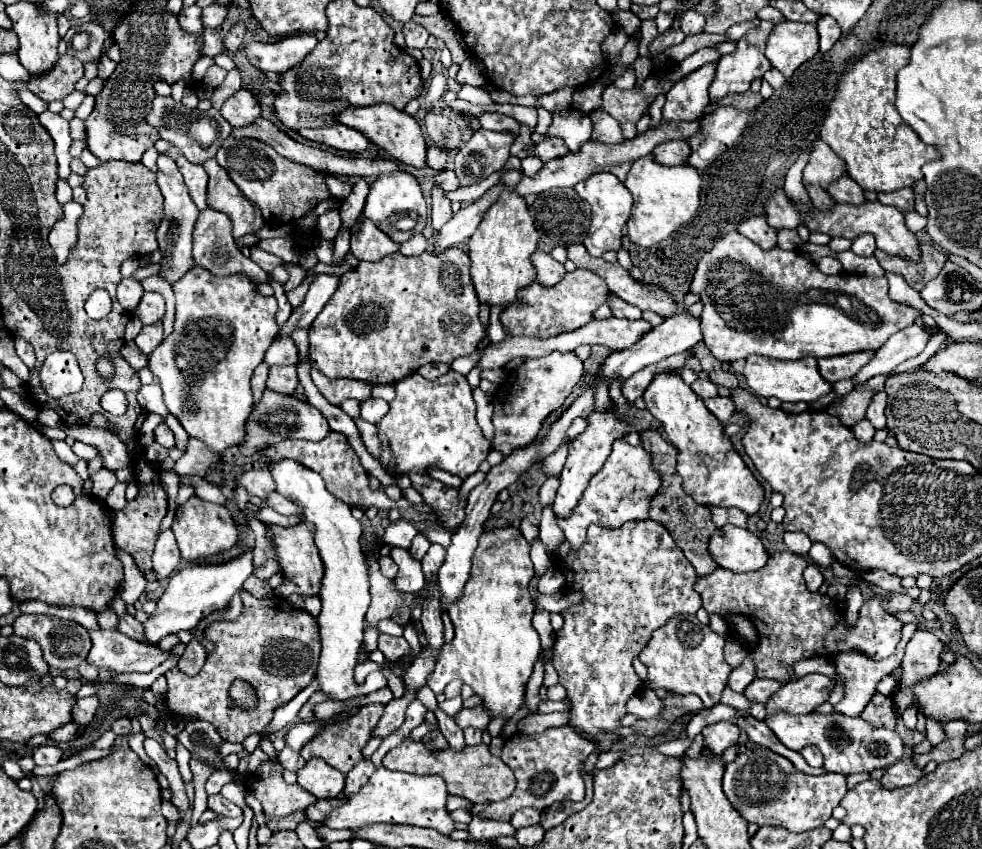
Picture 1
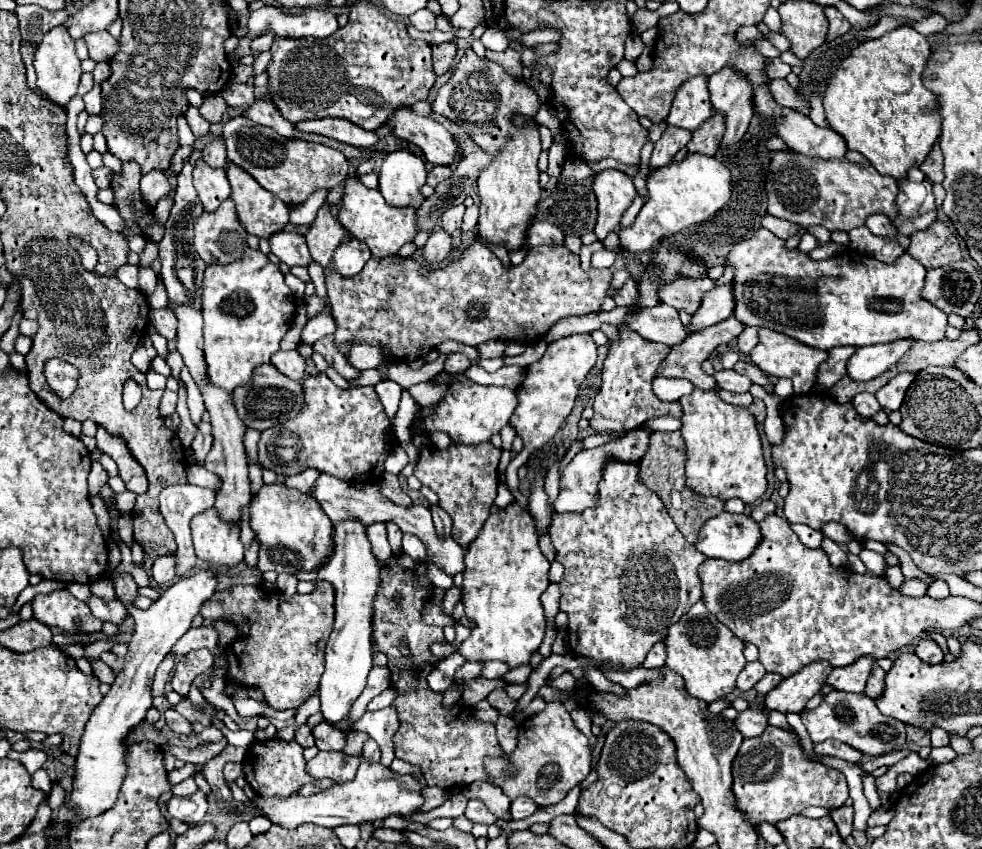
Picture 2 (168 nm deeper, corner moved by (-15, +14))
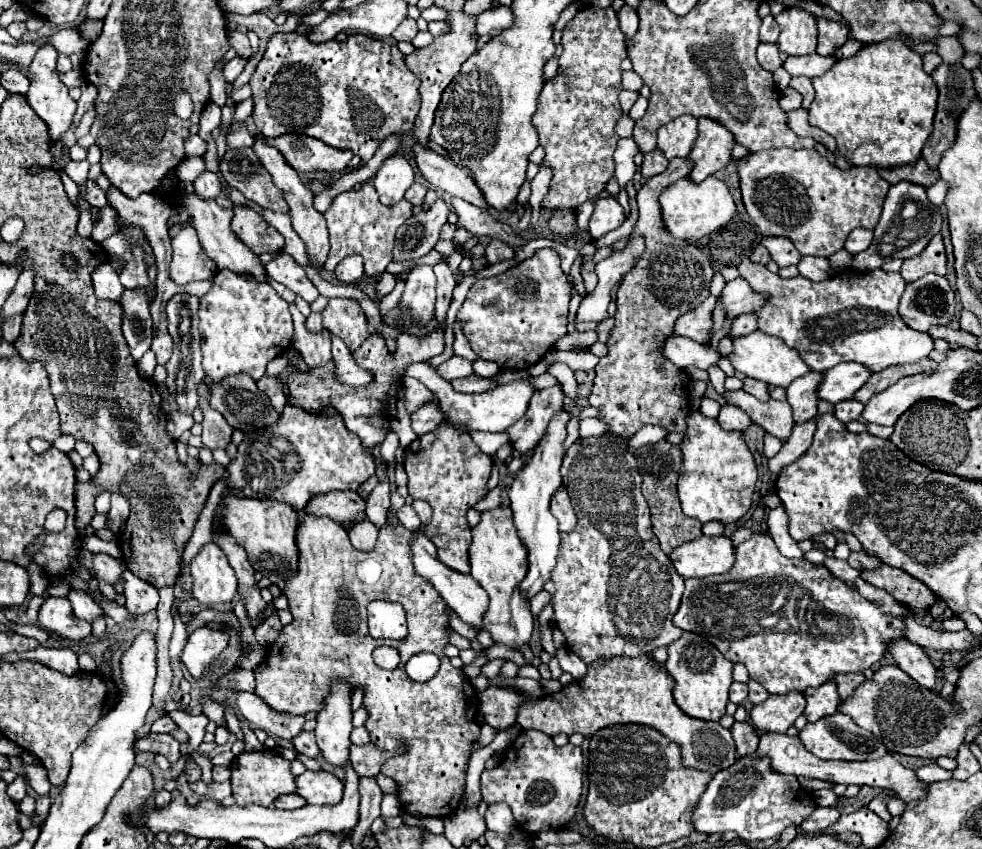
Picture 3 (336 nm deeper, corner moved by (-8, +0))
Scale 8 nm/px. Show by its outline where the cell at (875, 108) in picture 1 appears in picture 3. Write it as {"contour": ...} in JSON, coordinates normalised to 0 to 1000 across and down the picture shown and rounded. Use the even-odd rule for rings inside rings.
{"contour":[[[900,47],[896,52],[878,54],[870,66],[853,71],[841,87],[827,92],[831,115],[823,130],[825,146],[847,158],[853,167],[853,179],[870,196],[921,196],[937,186],[939,172],[949,155],[955,104],[939,82],[939,66],[929,61],[921,49]]]}

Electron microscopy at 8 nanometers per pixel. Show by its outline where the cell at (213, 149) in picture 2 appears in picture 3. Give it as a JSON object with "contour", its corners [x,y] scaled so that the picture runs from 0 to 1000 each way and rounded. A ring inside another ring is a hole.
{"contour":[[[208,203],[204,210],[198,212],[198,229],[208,236],[220,236],[224,224],[226,224],[226,219],[224,219],[222,205],[218,205],[218,203]]]}

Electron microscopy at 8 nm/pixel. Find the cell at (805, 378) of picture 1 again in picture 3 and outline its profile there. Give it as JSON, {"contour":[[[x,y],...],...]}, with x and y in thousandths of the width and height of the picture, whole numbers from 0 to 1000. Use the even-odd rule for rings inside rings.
{"contour":[[[774,389],[770,391],[764,391],[760,396],[752,396],[752,398],[745,398],[745,405],[747,405],[747,412],[745,417],[741,417],[741,424],[745,426],[745,431],[762,443],[762,445],[770,445],[770,448],[776,448],[780,450],[782,455],[796,455],[796,457],[802,457],[802,452],[819,441],[823,441],[823,431],[821,426],[815,422],[815,417],[800,408],[796,398],[792,396],[784,396],[784,393],[778,393]]]}

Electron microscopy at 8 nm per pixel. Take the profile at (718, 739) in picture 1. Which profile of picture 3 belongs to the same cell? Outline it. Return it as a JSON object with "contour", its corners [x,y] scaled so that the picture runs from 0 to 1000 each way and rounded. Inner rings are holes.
{"contour":[[[747,850],[743,862],[745,862],[745,869],[749,874],[749,886],[754,890],[766,888],[766,883],[770,883],[770,879],[772,879],[772,862],[768,860],[766,853],[762,853],[762,850]]]}

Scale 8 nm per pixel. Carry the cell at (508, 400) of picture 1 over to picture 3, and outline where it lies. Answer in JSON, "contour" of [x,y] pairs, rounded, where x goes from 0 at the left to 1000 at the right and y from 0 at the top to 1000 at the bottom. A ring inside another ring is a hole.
{"contour":[[[570,455],[546,459],[536,488],[515,506],[519,514],[519,523],[530,535],[538,535],[546,525],[546,521],[550,521],[550,516],[554,514],[554,506],[562,488],[566,488],[566,483],[572,481],[574,481],[574,462]]]}

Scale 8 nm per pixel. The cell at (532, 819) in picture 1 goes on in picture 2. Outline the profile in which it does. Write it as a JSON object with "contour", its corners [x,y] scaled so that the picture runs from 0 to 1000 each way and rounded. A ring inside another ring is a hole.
{"contour":[[[529,940],[520,945],[520,961],[522,966],[533,966],[533,963],[539,963],[547,952],[549,949],[541,940]]]}

